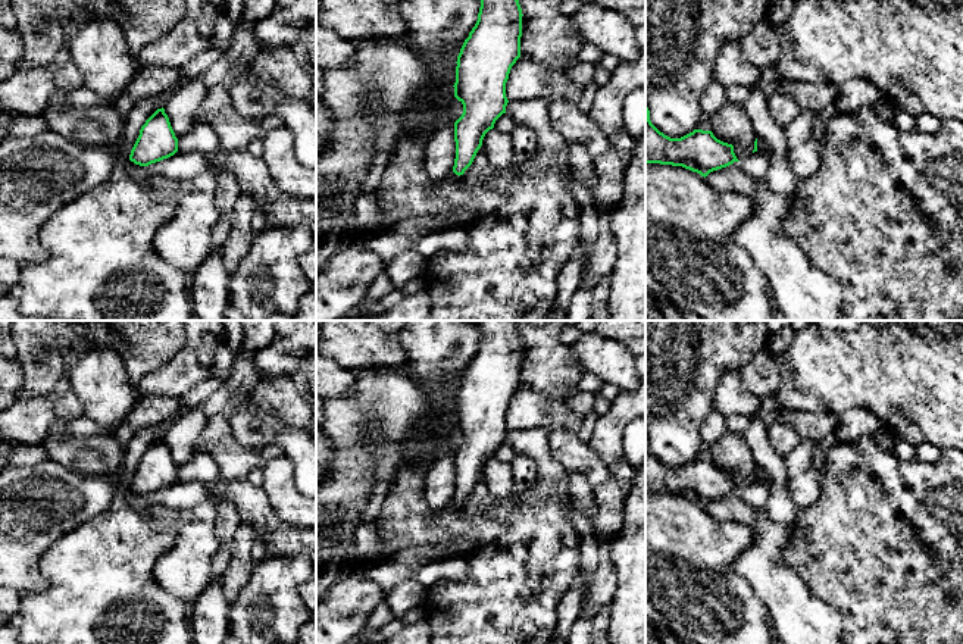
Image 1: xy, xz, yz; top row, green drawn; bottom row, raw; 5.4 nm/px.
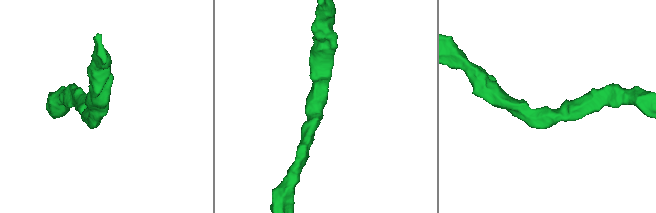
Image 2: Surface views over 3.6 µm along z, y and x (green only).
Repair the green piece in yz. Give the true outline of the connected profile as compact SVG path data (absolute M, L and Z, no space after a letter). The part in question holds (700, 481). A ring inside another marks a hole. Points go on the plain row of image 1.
M645 435L645 493L682 495L706 507L734 491L740 491L734 475L717 469L712 460L694 459L681 468L665 465L651 453Z

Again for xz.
M478 321L481 337L478 350L457 385L454 426L463 434L462 446L454 451L456 488L453 501L463 504L482 475L485 463L506 443L509 432L506 412L512 396L520 387L522 338L520 321Z

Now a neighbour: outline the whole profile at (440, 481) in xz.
M443 450L428 466L423 497L431 509L444 509L456 488L454 451Z

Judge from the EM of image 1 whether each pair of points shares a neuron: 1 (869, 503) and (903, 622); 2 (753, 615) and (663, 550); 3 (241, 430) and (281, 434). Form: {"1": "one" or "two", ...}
{"1": "one", "2": "one", "3": "one"}

